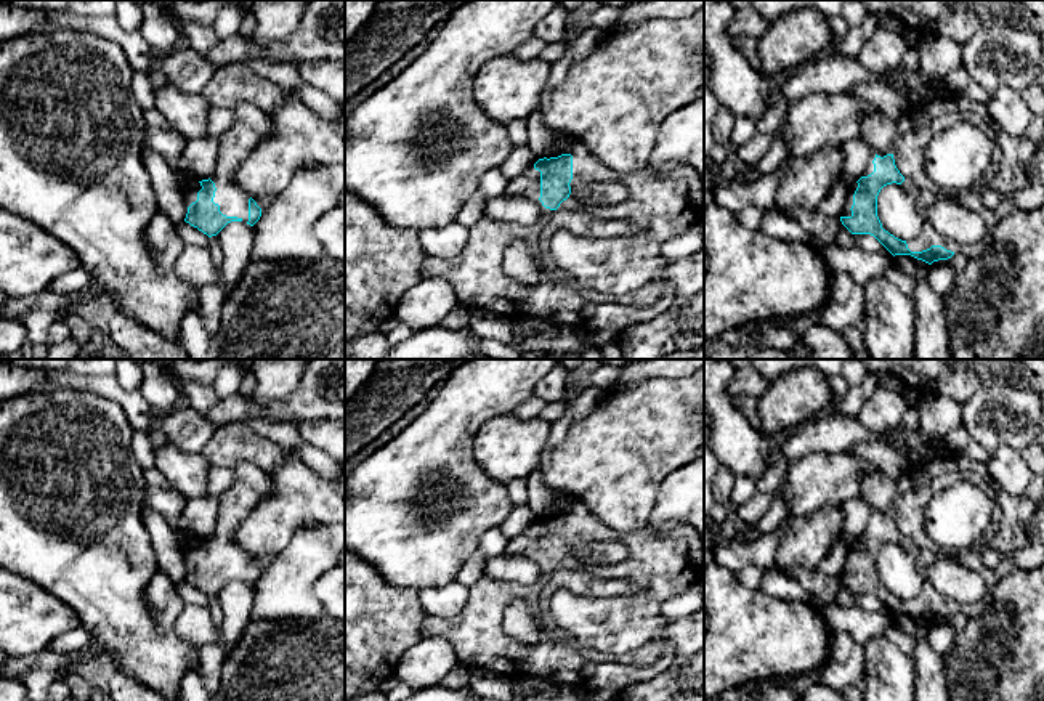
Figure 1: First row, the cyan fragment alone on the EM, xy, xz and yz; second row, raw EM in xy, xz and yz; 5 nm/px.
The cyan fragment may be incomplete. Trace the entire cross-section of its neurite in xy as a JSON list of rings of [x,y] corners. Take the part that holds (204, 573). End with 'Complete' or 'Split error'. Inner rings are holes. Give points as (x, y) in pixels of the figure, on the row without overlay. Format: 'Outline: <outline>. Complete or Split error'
Outline: [[[242,462],[233,470],[234,483],[220,496],[212,536],[188,542],[183,550],[188,565],[184,581],[208,597],[216,595],[231,581],[253,586],[261,576],[261,568],[236,544],[234,534],[253,507],[271,491],[271,476],[253,462]]]. Split error

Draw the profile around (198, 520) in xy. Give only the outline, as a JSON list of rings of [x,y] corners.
[[[204,496],[186,499],[178,518],[178,529],[188,542],[208,539],[216,525],[220,496]]]

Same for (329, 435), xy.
[[[313,420],[297,425],[301,440],[314,448],[322,449],[337,462],[345,459],[345,422],[340,420]]]

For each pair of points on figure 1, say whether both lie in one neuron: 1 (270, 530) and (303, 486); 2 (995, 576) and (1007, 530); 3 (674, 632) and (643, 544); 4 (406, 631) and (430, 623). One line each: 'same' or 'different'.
1: same
2: same
3: different
4: different

